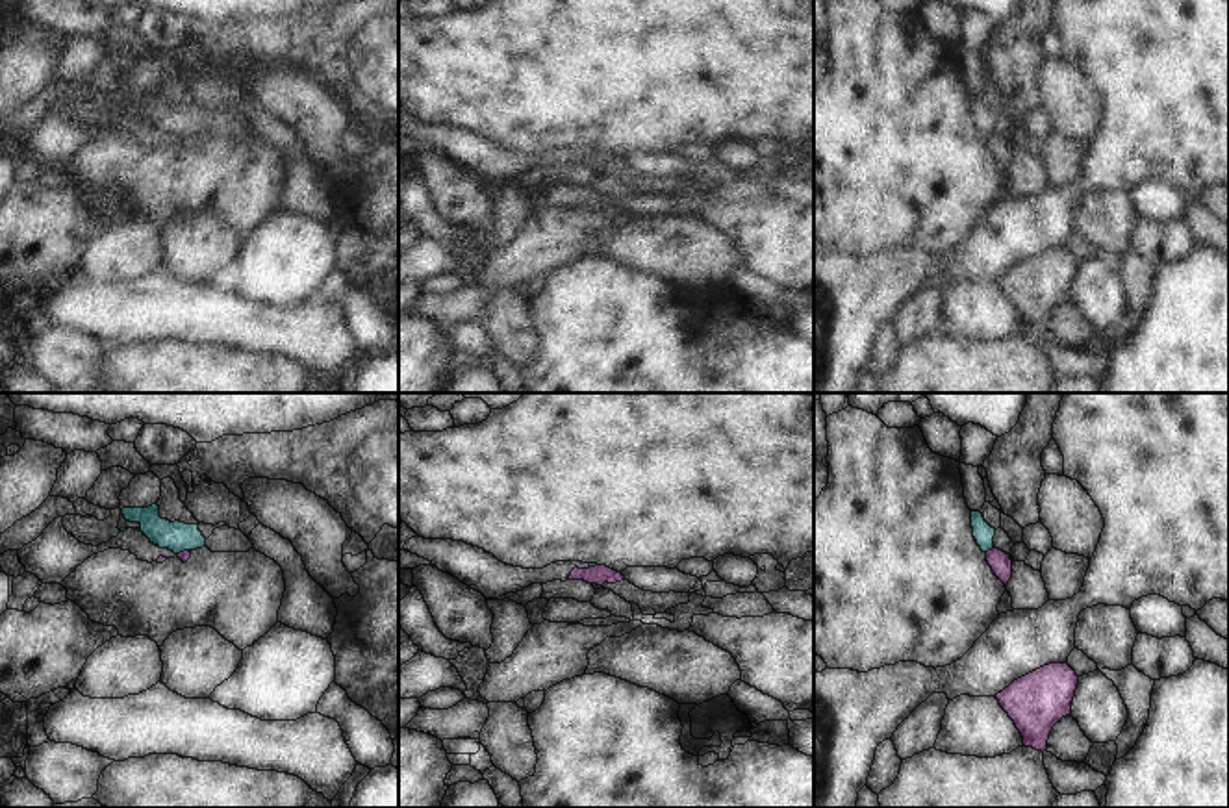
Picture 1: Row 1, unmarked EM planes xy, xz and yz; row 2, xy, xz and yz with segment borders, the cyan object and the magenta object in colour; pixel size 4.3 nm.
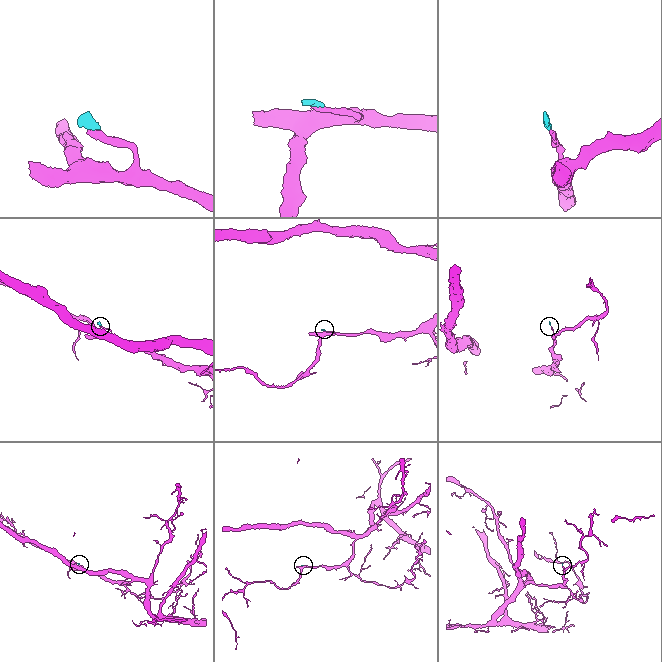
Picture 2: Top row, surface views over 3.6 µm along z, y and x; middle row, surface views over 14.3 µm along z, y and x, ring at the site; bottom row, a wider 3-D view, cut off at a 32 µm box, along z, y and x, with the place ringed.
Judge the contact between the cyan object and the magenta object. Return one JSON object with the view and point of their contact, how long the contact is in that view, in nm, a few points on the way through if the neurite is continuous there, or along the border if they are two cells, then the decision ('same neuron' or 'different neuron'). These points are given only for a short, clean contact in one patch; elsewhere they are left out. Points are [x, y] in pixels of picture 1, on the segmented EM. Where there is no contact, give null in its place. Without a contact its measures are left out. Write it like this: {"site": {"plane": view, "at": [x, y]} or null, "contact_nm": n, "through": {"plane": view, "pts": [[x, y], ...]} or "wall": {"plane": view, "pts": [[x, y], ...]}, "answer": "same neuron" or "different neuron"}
{"site": {"plane": "yz", "at": [990, 549]}, "contact_nm": 50, "wall": {"plane": "yz", "pts": [[994, 547], [987, 553]]}, "answer": "different neuron"}

